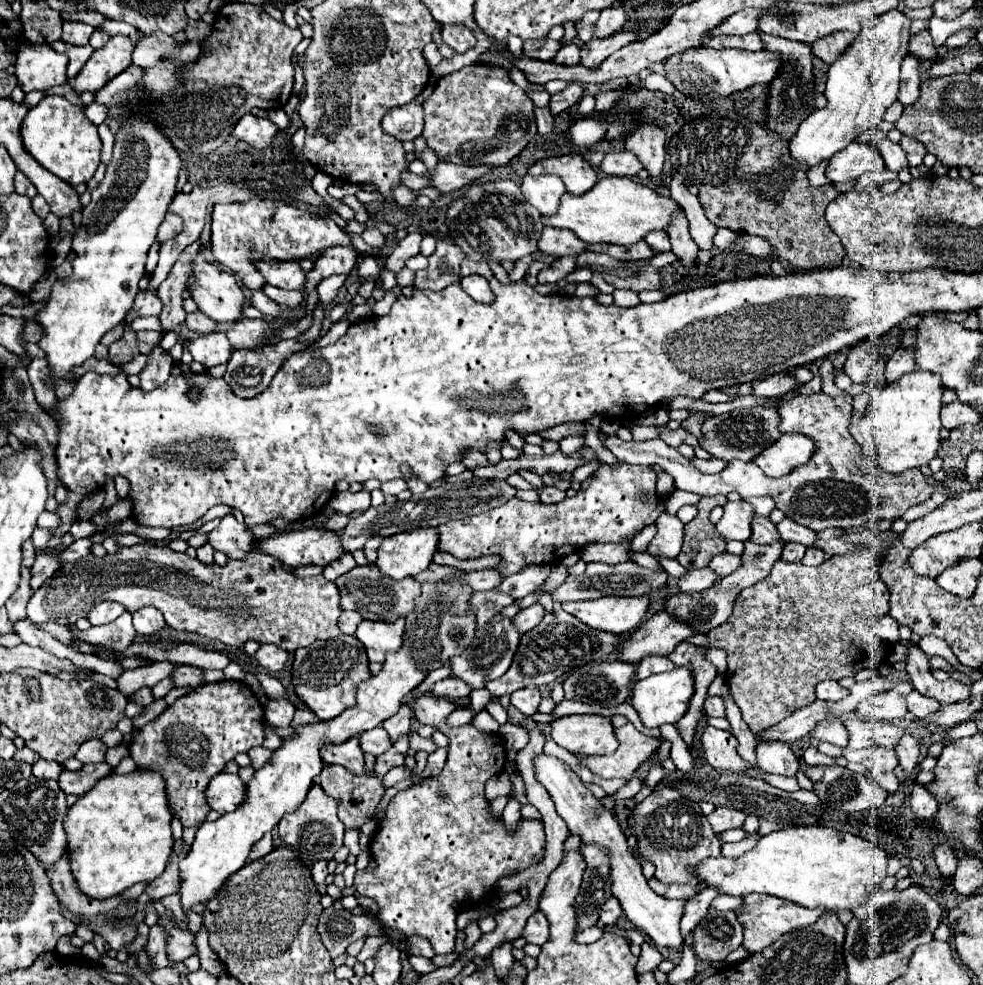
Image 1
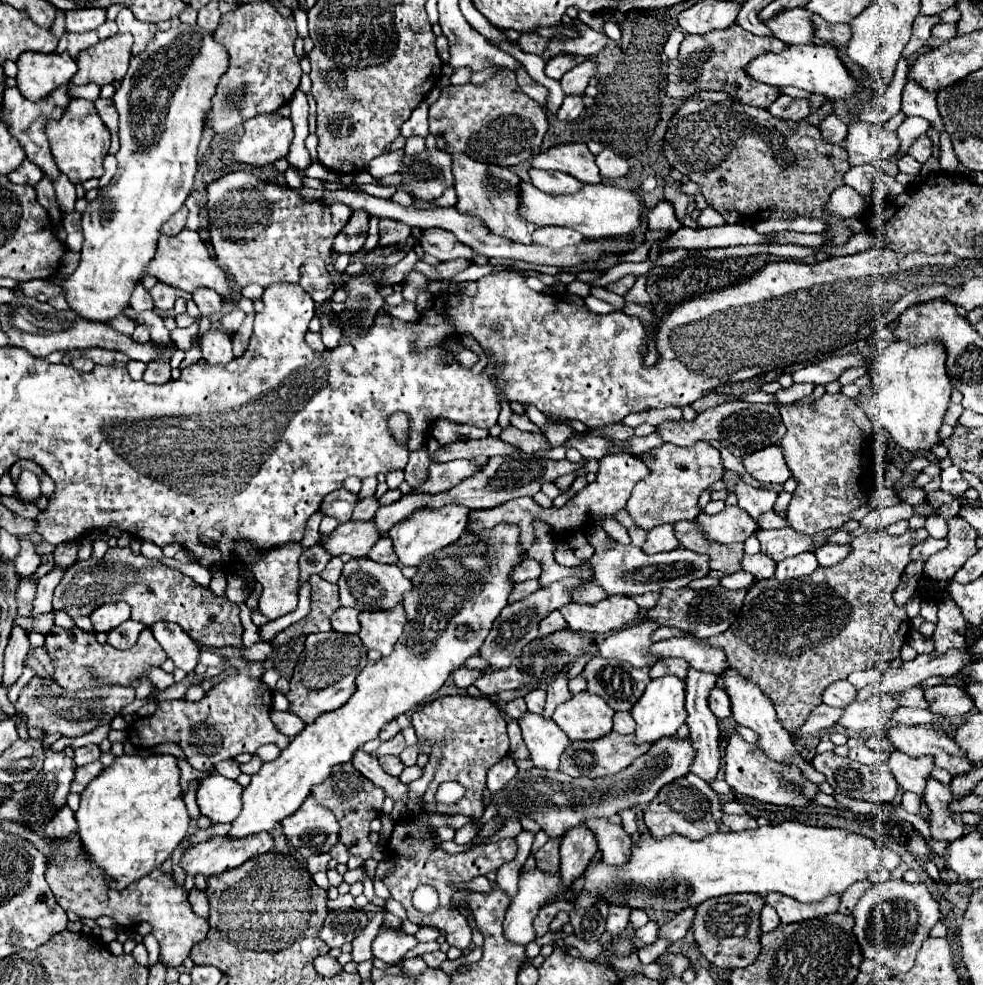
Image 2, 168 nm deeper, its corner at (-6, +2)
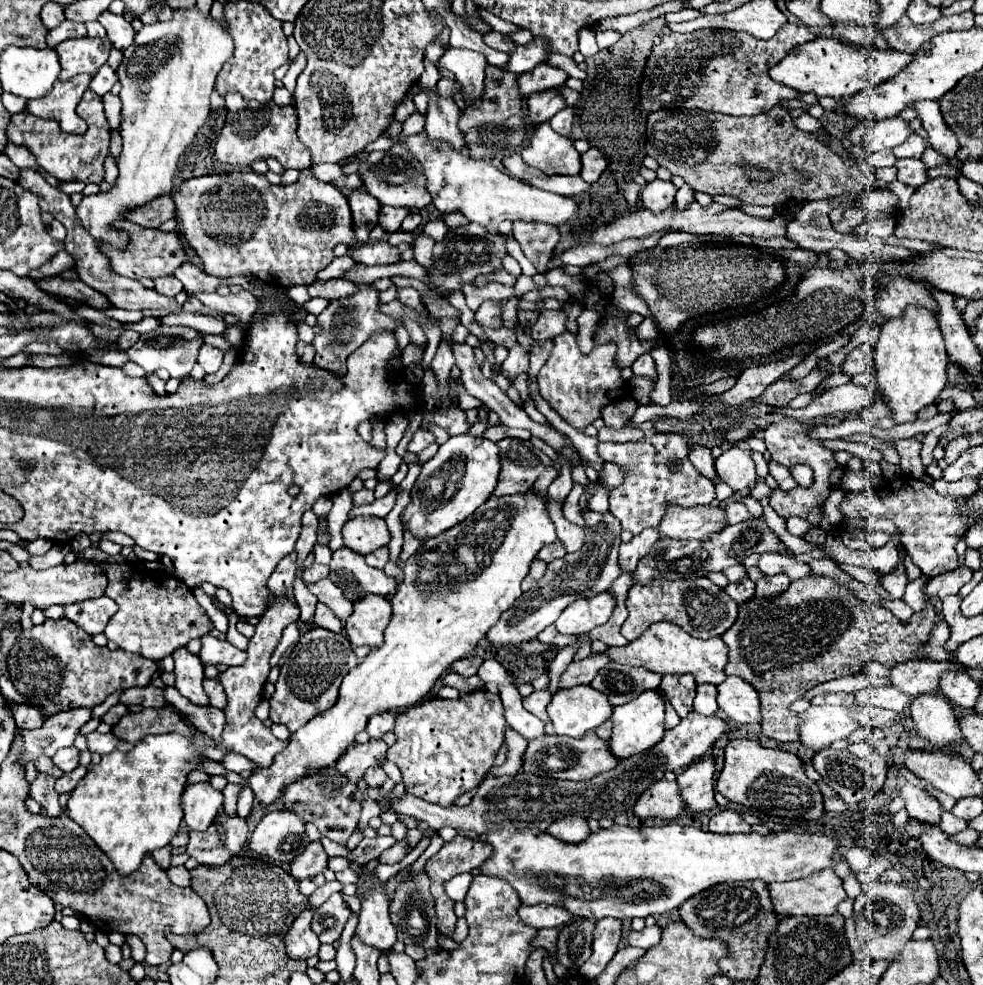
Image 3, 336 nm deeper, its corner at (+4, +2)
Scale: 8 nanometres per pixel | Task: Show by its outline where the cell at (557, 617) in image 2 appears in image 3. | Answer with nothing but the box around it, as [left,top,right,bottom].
[539,625,577,647]

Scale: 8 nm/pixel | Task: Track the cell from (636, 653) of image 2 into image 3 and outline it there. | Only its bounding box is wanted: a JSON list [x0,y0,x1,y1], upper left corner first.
[559,653,607,687]

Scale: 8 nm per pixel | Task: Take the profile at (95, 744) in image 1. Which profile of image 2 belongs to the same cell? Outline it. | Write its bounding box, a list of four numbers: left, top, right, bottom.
[75,745,101,765]

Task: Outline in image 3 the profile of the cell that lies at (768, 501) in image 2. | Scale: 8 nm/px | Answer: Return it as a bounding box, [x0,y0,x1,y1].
[689,445,717,481]

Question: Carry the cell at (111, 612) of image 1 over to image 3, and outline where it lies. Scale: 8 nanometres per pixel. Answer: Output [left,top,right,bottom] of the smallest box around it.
[65,597,117,635]

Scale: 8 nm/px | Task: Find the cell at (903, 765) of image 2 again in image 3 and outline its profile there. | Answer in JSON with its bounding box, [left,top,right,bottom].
[901,785,941,825]

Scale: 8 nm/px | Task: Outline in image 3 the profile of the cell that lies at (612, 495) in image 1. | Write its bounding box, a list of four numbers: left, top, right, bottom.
[601,465,623,489]

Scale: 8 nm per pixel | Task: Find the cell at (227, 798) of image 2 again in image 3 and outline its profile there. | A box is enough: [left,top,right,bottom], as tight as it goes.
[181,783,223,831]

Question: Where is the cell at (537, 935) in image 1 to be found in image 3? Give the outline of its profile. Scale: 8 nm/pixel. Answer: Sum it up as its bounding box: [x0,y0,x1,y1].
[519,903,571,929]

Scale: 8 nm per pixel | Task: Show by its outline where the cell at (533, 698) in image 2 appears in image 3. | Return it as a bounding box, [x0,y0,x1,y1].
[523,689,553,733]

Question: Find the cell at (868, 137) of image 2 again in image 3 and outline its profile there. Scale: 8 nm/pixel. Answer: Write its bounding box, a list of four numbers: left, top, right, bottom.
[865,117,913,153]

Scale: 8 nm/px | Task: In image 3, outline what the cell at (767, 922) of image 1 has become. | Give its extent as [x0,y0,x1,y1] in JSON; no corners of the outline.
[771,869,847,915]

